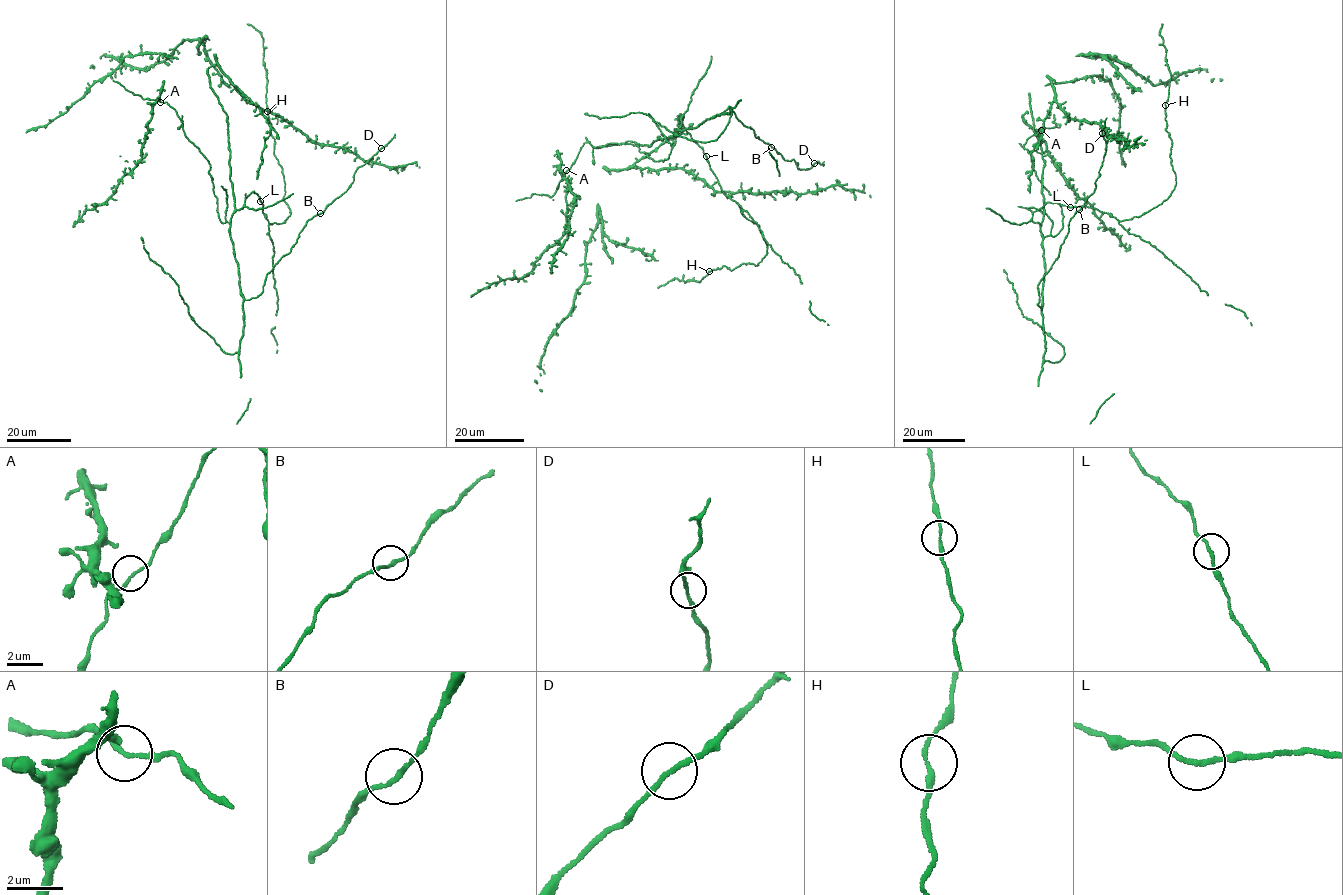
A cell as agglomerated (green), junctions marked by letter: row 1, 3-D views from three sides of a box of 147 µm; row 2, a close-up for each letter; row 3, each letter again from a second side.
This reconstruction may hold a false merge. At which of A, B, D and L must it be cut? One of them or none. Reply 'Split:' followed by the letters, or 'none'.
Split: none

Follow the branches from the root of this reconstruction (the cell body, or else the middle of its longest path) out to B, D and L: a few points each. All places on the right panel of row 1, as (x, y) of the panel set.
B: (1059, 256), (1070, 219), (1079, 209)
D: (1059, 256), (1070, 219), (1095, 189), (1106, 150), (1102, 133)
L: (1059, 256), (1038, 284), (1041, 309), (1042, 235), (1040, 224), (1032, 220), (1033, 212), (1048, 202), (1070, 207)

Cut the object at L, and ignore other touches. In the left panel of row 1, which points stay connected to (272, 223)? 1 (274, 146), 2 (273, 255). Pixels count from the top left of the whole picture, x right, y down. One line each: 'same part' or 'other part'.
1: same part
2: same part

